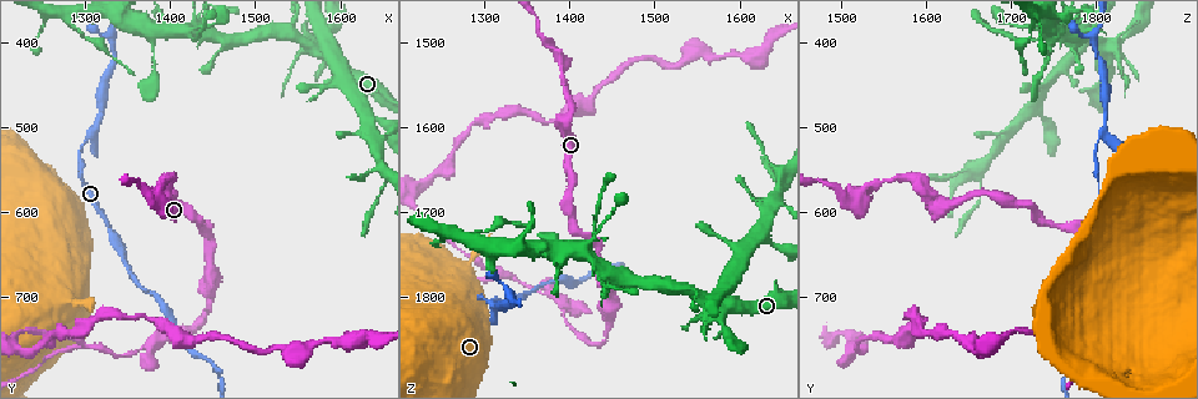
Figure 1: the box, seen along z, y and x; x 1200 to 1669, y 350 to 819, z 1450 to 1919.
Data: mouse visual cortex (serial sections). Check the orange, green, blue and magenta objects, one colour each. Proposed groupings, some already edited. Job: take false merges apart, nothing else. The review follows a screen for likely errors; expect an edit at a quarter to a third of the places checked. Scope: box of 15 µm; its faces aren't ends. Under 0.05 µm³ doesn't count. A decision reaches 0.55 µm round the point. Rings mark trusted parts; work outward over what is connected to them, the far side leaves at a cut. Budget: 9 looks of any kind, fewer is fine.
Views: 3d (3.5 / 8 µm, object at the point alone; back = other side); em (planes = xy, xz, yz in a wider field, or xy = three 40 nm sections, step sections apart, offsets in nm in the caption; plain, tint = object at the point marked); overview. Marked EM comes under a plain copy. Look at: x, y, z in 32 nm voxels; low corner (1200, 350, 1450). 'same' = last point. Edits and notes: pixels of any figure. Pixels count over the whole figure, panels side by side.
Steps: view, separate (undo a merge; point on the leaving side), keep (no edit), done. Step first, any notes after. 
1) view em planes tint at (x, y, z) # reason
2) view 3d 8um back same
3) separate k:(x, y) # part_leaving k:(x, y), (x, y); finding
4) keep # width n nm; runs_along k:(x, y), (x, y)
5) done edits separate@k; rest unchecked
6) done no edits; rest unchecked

view 3d 8um at (1420, 385, 1735) # looks like a crossing

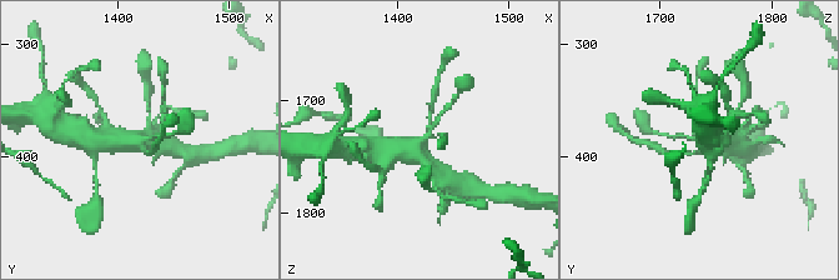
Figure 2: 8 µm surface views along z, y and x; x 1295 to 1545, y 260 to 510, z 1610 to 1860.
view em planes tint at (1418, 386, 1740) # arms 4; arm_widths 150, 150, 400, 700 nm

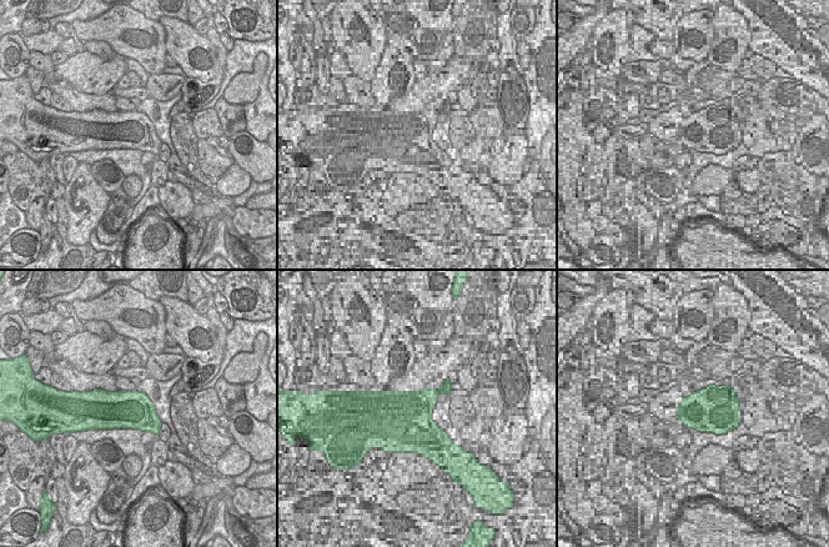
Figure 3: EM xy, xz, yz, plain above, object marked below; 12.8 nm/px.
keep # width 480 nm; runs_along 2:(443, 174), (412, 151), (375, 149); all the same cell

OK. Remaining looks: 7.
view 3d 3.5um at (1305, 505, 1805) # arms part here

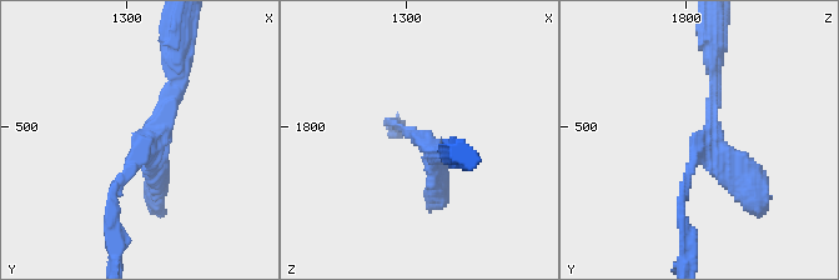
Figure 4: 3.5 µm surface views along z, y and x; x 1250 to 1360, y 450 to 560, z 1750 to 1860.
view em planes tint at (1307, 506, 1806) # arms 3; arm_widths 150, 150, 300 nm

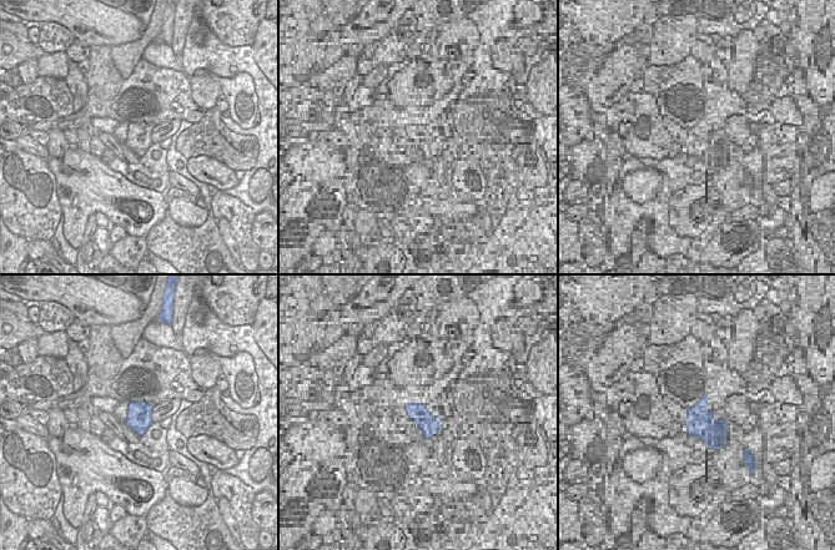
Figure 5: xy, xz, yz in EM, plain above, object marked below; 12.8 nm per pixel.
keep # continuous, no second cell

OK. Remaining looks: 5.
view 3d 8um back at (1300, 390, 1720) # calibre changes

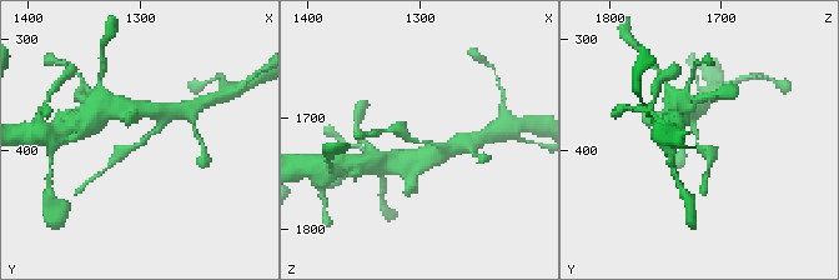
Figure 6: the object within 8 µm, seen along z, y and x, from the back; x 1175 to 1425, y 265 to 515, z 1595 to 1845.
view 3d 3.5um at (1300, 392, 1724)

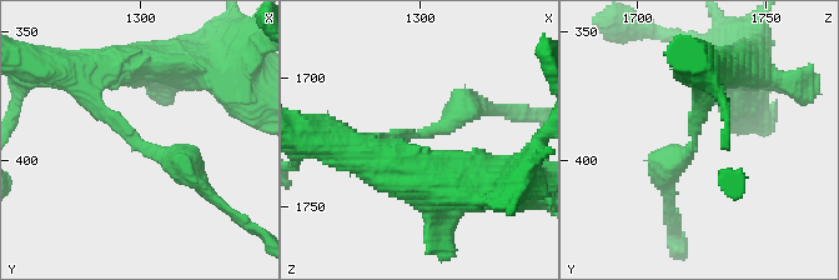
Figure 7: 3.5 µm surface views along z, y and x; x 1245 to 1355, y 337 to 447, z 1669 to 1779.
view em xy step 5 tint at (1300, 393, 1721) # arm_widths 300, 300 nm; need the tissue

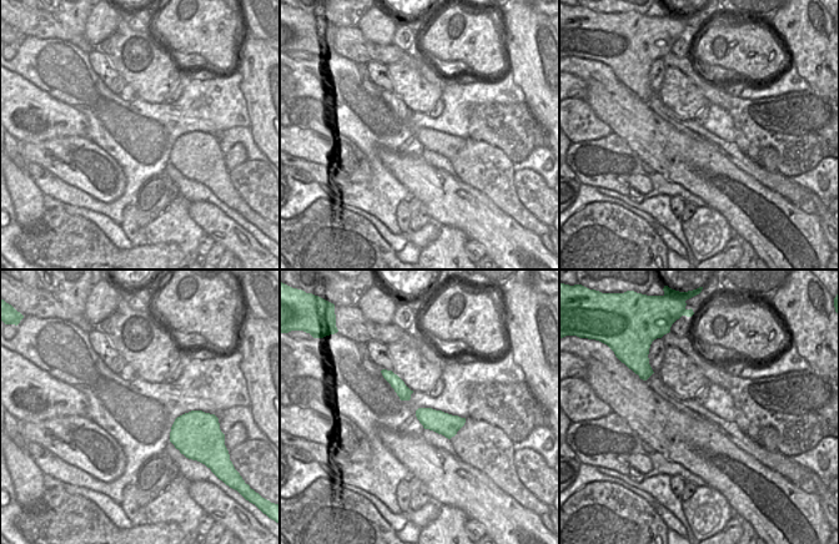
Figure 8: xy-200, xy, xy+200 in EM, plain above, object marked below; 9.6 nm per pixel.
keep # width 220 nm; runs_along 7:(89, 80), (107, 115), (200, 184); one cell here

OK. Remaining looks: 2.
done no edits; rest unchecked

